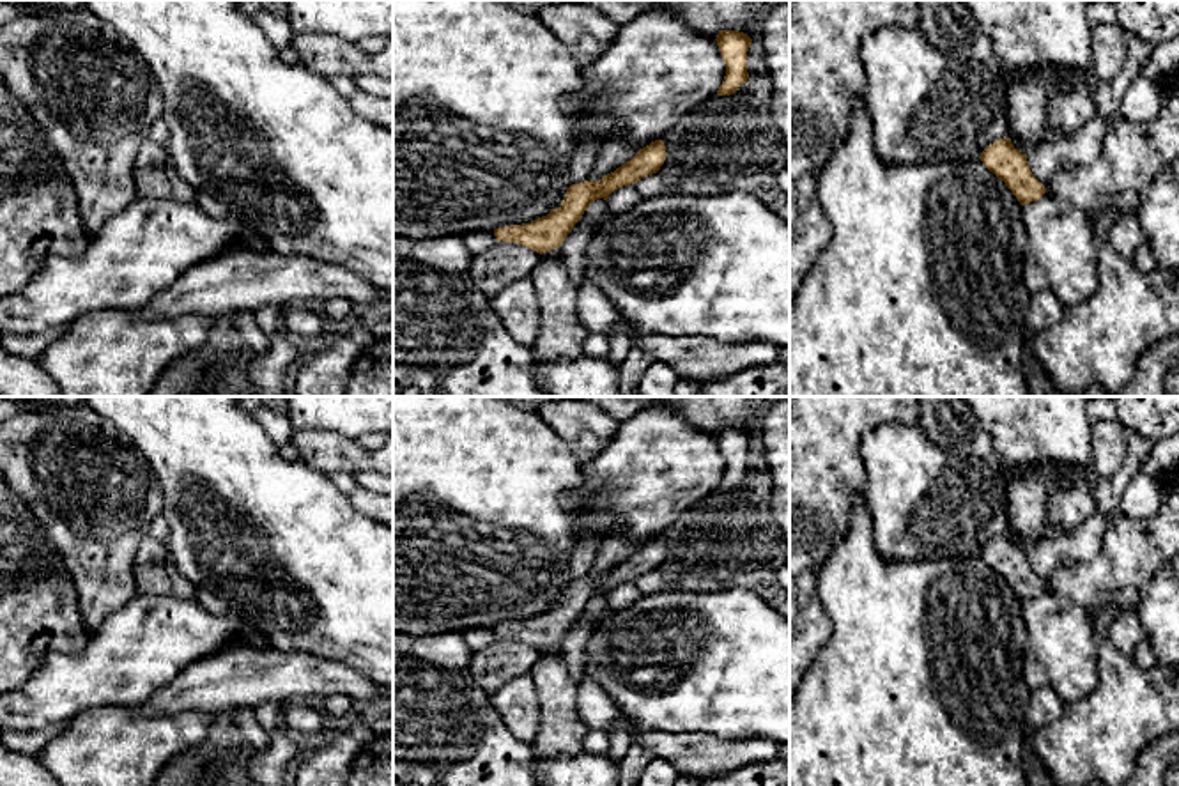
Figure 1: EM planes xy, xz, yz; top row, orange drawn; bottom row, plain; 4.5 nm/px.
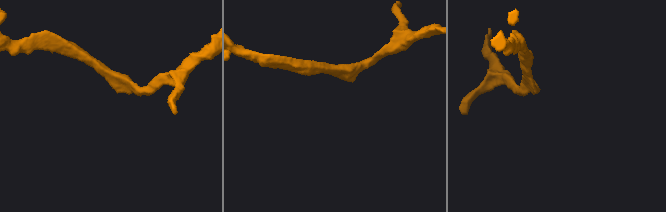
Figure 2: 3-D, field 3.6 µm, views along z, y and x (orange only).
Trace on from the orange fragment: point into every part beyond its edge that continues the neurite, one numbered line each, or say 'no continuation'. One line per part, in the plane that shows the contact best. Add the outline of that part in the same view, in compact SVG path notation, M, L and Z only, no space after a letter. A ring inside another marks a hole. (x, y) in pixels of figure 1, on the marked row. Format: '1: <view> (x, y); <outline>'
no continuation

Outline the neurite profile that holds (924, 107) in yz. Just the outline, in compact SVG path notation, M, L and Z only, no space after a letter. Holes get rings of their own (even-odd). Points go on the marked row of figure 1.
M882 27L860 42L867 76L866 108L876 152L890 165L965 163L1000 138L1009 138L1006 81L981 62L936 50L921 27Z

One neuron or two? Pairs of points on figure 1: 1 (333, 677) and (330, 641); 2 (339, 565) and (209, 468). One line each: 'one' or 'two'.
1: two
2: one

